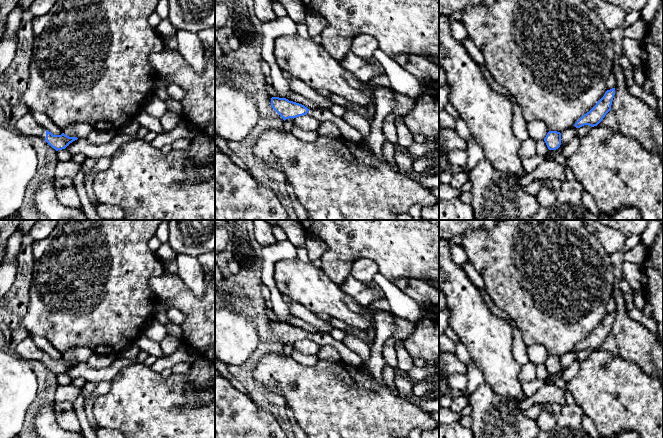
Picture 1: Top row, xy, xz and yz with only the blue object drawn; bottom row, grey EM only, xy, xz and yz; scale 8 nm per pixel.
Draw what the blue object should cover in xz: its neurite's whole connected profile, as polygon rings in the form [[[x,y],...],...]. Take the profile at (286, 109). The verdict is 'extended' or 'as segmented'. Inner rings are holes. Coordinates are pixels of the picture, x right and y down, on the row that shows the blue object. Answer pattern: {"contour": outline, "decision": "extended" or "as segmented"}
{"contour": [[[279,97],[271,98],[271,106],[284,121],[289,118],[294,119],[296,117],[306,115],[309,111],[309,109],[302,104]]], "decision": "as segmented"}

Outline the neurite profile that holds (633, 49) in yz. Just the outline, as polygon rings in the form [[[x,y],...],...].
[[[625,38],[622,41],[622,52],[633,67],[644,71],[647,53],[644,50],[642,40]]]

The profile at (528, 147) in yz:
[[[528,138],[521,142],[520,157],[522,160],[536,155],[536,141],[533,138]]]

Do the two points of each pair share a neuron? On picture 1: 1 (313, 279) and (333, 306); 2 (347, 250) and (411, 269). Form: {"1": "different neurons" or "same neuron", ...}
{"1": "same neuron", "2": "same neuron"}

